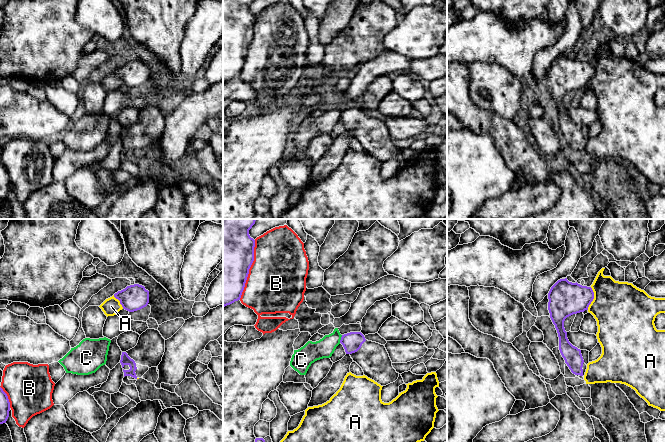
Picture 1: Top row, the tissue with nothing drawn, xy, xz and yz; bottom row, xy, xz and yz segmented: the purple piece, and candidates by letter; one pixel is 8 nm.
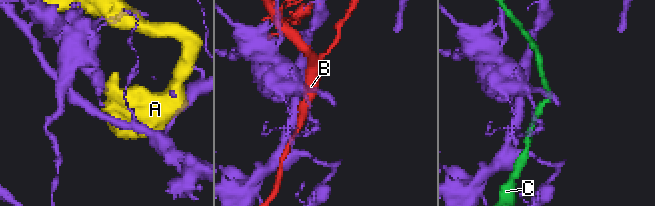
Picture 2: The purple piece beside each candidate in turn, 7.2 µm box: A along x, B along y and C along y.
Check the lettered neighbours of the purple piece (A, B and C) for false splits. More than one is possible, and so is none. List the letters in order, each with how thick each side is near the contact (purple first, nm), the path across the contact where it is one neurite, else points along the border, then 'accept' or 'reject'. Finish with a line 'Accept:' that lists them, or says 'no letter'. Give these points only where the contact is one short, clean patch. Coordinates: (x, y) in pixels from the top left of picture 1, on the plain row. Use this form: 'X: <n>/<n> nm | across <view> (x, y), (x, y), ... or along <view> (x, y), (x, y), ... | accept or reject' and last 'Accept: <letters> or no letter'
A: 280/440 nm | reject
B: 480/480 nm | reject
C: 160/160 nm | reject
Accept: no letter

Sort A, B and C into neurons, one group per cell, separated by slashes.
A / B / C

